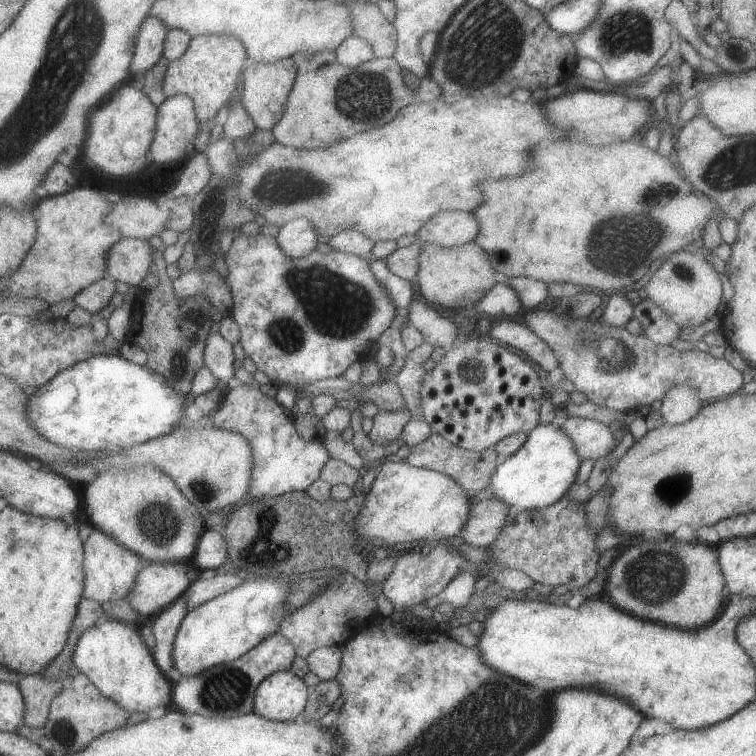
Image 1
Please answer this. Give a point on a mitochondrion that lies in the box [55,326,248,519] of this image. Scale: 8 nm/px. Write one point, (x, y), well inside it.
(203, 491)

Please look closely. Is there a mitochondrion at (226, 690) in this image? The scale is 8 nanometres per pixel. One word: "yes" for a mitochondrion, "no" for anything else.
yes

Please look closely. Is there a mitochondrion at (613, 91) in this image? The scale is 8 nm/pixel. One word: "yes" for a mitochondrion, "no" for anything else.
no

